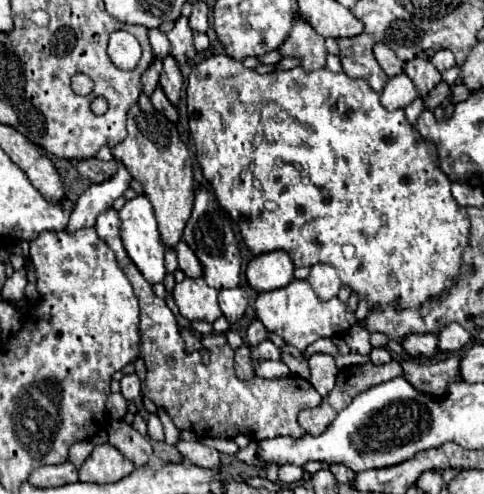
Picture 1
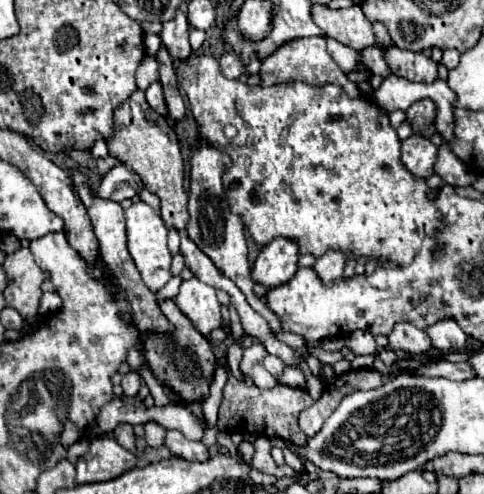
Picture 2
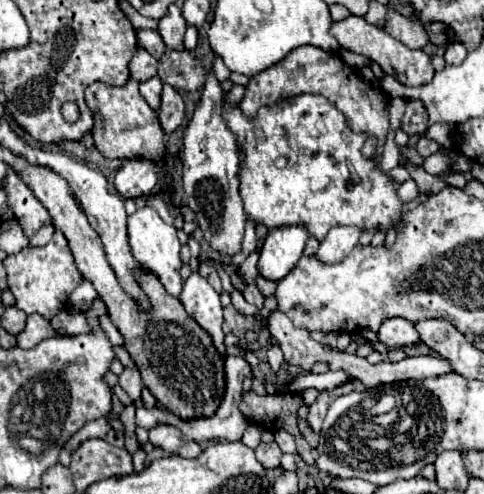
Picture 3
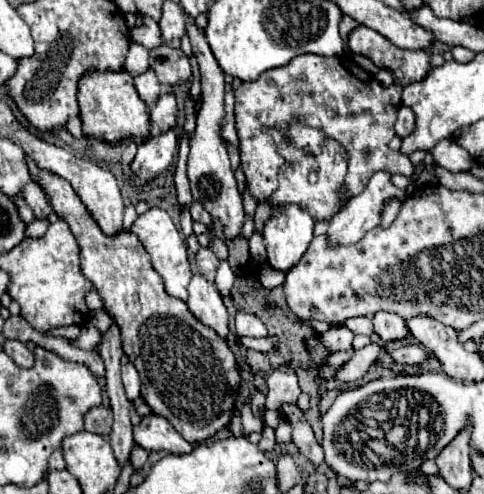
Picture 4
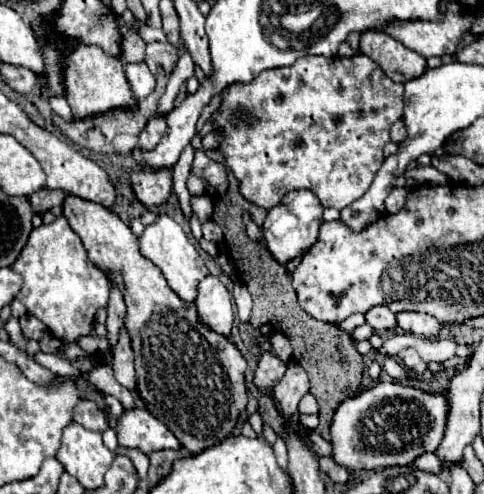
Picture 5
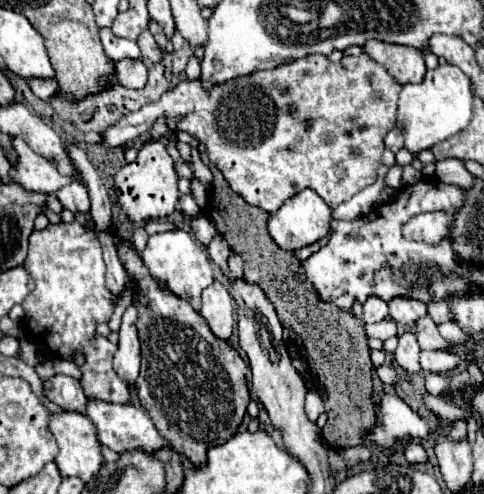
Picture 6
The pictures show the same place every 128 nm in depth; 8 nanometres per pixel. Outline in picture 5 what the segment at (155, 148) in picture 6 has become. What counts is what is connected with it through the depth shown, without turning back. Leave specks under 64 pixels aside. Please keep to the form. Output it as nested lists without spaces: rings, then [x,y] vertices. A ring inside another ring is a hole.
[[[164,116],[150,118],[146,128],[140,132],[140,148],[142,150],[152,150],[160,142],[164,130],[166,130],[166,118]],[[144,168],[144,172],[132,172],[130,182],[134,186],[136,198],[144,206],[158,206],[158,204],[164,204],[170,196],[172,170],[168,170],[168,168],[162,168],[162,170]]]

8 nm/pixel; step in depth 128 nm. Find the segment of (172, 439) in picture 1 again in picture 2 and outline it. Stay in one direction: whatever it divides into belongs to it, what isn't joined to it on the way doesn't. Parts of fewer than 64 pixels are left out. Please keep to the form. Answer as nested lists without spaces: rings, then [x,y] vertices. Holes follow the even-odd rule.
[[[142,364],[136,372],[143,378],[149,387],[150,394],[154,399],[154,405],[165,406],[170,402],[168,395],[164,391],[164,387],[157,381],[145,364]]]

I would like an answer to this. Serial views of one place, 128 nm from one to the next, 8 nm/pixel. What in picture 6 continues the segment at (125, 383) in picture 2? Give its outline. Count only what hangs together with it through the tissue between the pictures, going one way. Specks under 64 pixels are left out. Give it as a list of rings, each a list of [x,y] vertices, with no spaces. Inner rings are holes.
[[[134,306],[126,308],[118,334],[120,334],[120,340],[118,340],[118,350],[114,354],[114,370],[126,384],[134,384],[140,368],[140,342],[136,332]]]

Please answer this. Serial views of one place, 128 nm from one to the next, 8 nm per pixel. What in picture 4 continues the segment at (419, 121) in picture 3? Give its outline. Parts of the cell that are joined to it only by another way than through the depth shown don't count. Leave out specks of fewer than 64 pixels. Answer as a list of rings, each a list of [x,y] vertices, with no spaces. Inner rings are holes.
[[[402,106],[400,112],[398,112],[398,120],[396,120],[396,134],[398,134],[400,138],[410,136],[412,130],[414,130],[414,122],[416,122],[416,116],[414,116],[412,108]]]

